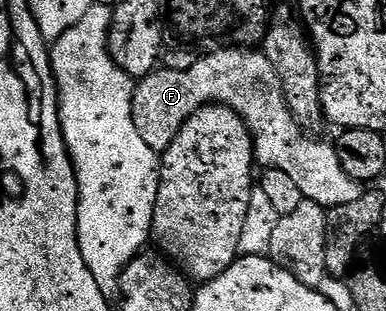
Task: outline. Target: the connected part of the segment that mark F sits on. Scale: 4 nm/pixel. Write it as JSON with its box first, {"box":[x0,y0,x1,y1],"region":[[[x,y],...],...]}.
{"box":[133,48,362,208],"region":[[[257,48],[233,49],[237,50],[217,50],[206,58],[205,55],[198,57],[197,62],[186,70],[158,68],[136,83],[133,119],[147,148],[163,152],[171,140],[175,140],[185,121],[204,106],[230,106],[249,126],[256,165],[287,172],[287,176],[295,179],[306,202],[328,208],[359,200],[362,183],[347,174],[339,162],[336,145],[332,141],[316,142],[305,127],[294,120],[281,90],[279,76],[275,68],[271,68],[271,60]]]}

